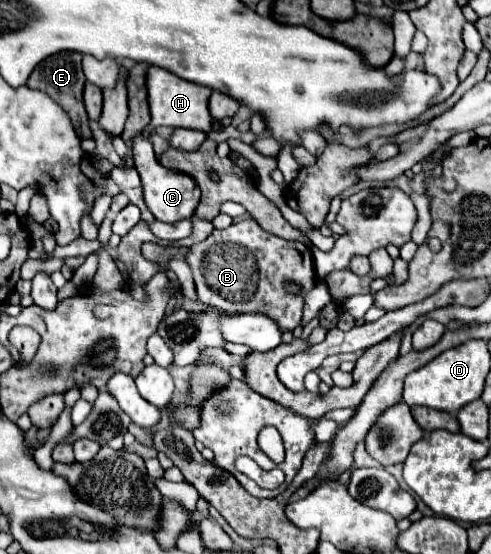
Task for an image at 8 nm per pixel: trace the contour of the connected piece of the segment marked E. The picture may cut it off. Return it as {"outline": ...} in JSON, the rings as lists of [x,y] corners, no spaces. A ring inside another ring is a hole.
{"outline":[[[58,52],[58,54],[48,56],[30,74],[30,88],[46,92],[56,104],[60,104],[68,112],[78,136],[88,138],[90,136],[90,126],[88,126],[88,116],[86,116],[84,100],[82,100],[86,78],[84,78],[80,62],[82,62],[82,54],[78,54],[78,52]]]}

